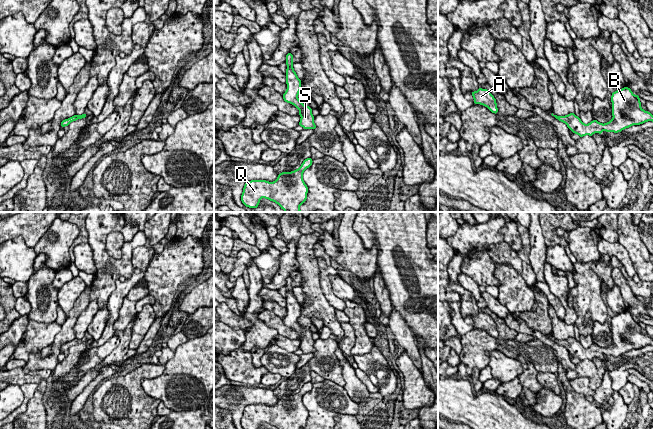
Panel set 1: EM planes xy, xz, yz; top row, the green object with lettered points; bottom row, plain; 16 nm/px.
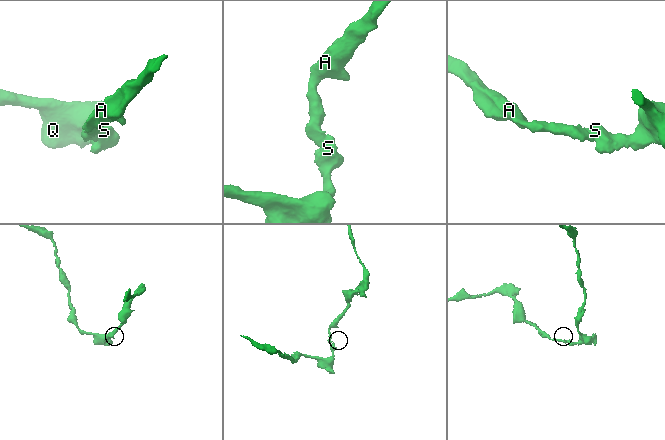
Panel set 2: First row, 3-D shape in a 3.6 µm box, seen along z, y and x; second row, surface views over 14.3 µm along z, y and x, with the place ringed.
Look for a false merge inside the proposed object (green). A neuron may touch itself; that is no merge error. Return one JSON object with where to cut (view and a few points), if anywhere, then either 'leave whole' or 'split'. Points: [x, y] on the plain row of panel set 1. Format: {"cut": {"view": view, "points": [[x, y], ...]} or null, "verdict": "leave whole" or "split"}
{"cut": null, "verdict": "leave whole"}

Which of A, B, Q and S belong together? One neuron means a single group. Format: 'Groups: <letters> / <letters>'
Groups: A B Q S

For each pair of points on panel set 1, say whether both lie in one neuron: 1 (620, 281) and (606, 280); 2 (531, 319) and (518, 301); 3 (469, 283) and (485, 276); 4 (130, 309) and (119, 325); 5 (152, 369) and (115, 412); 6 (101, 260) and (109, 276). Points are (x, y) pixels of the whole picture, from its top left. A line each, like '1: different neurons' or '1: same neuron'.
1: different neurons
2: different neurons
3: different neurons
4: same neuron
5: same neuron
6: same neuron

